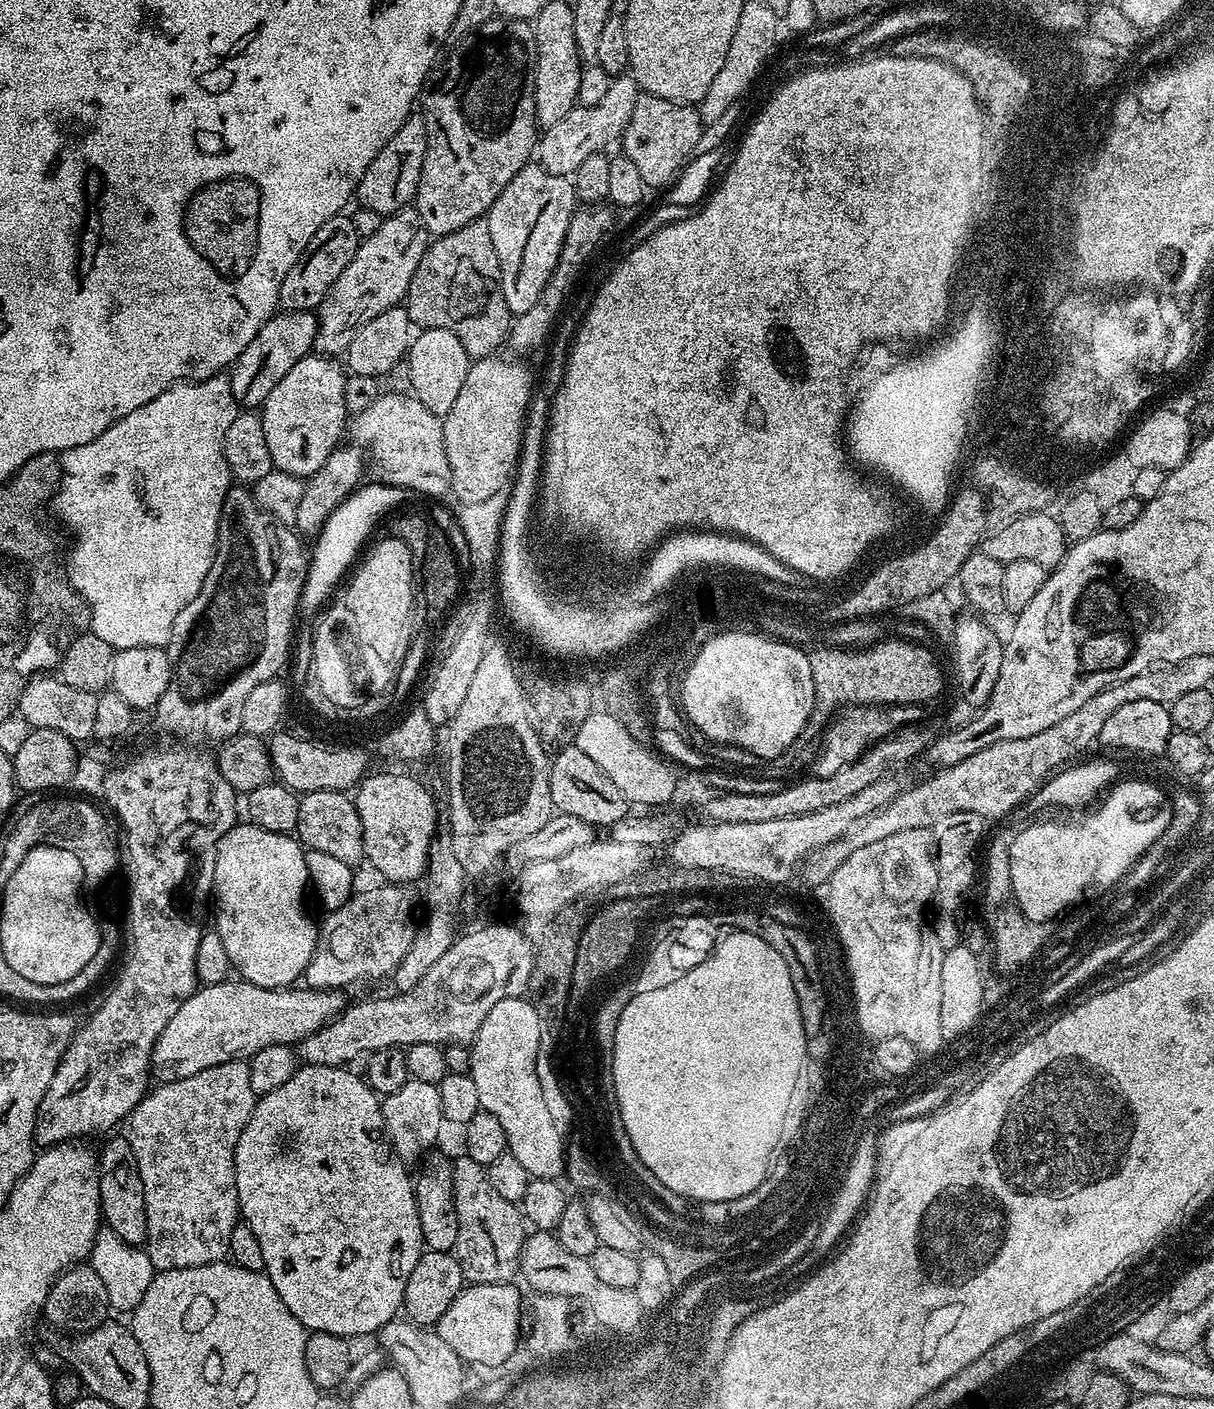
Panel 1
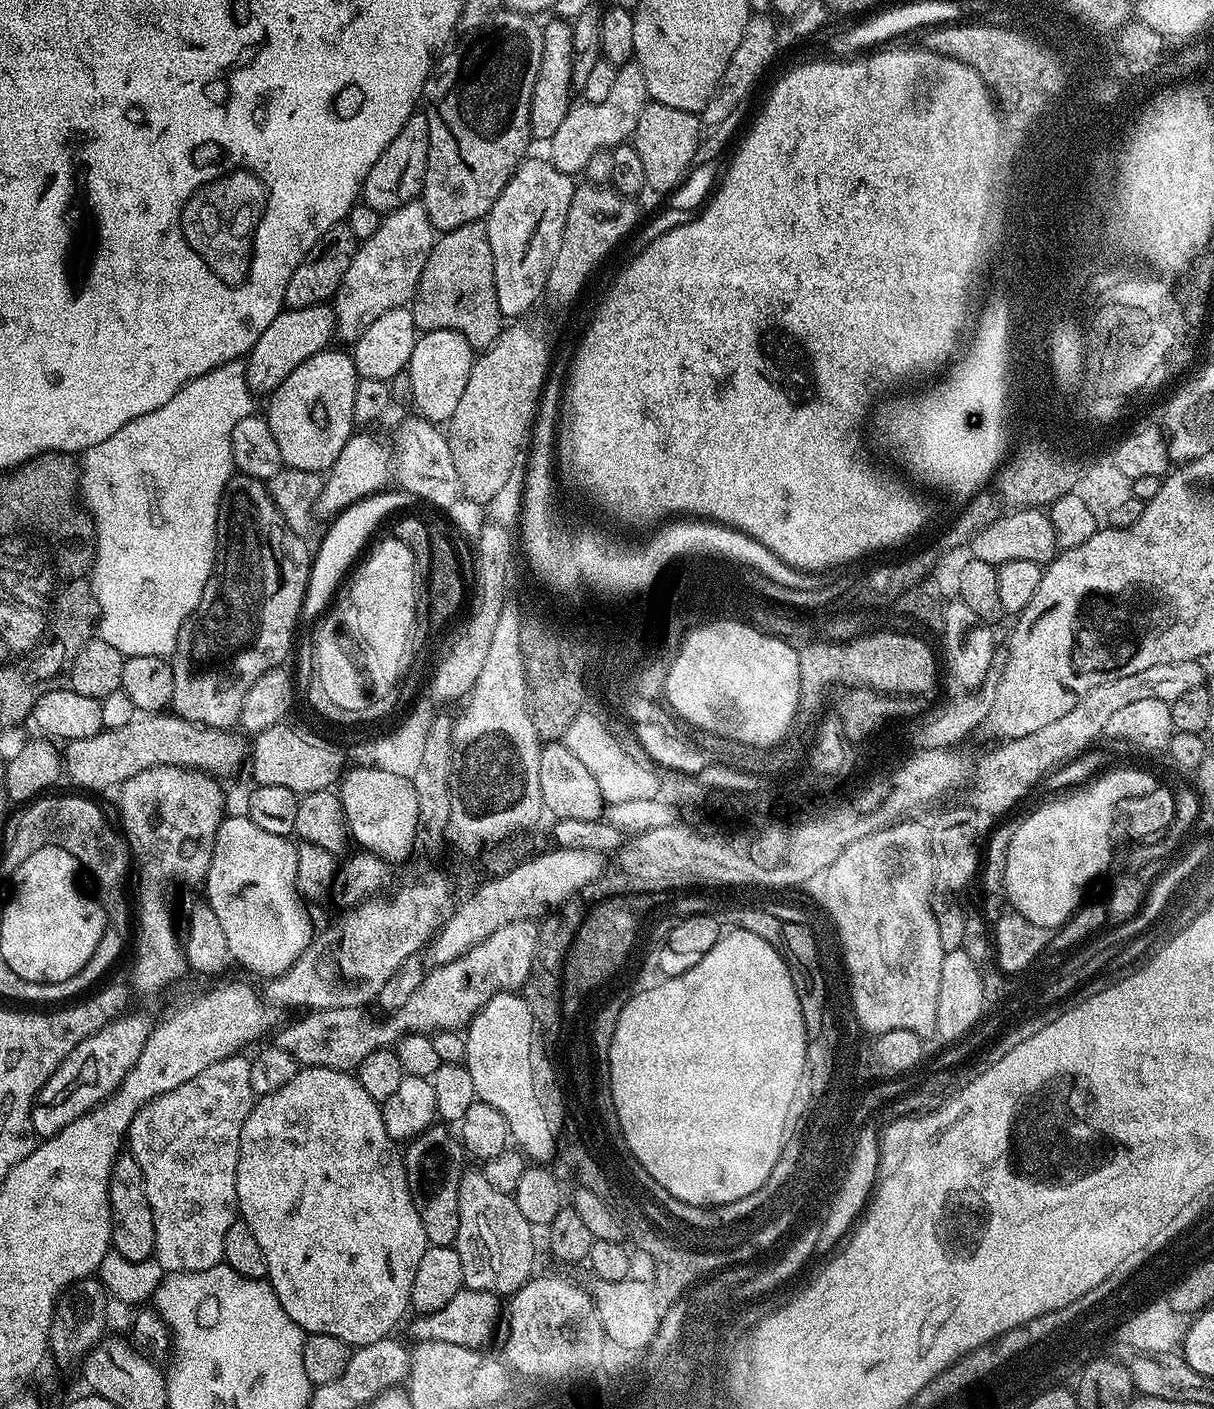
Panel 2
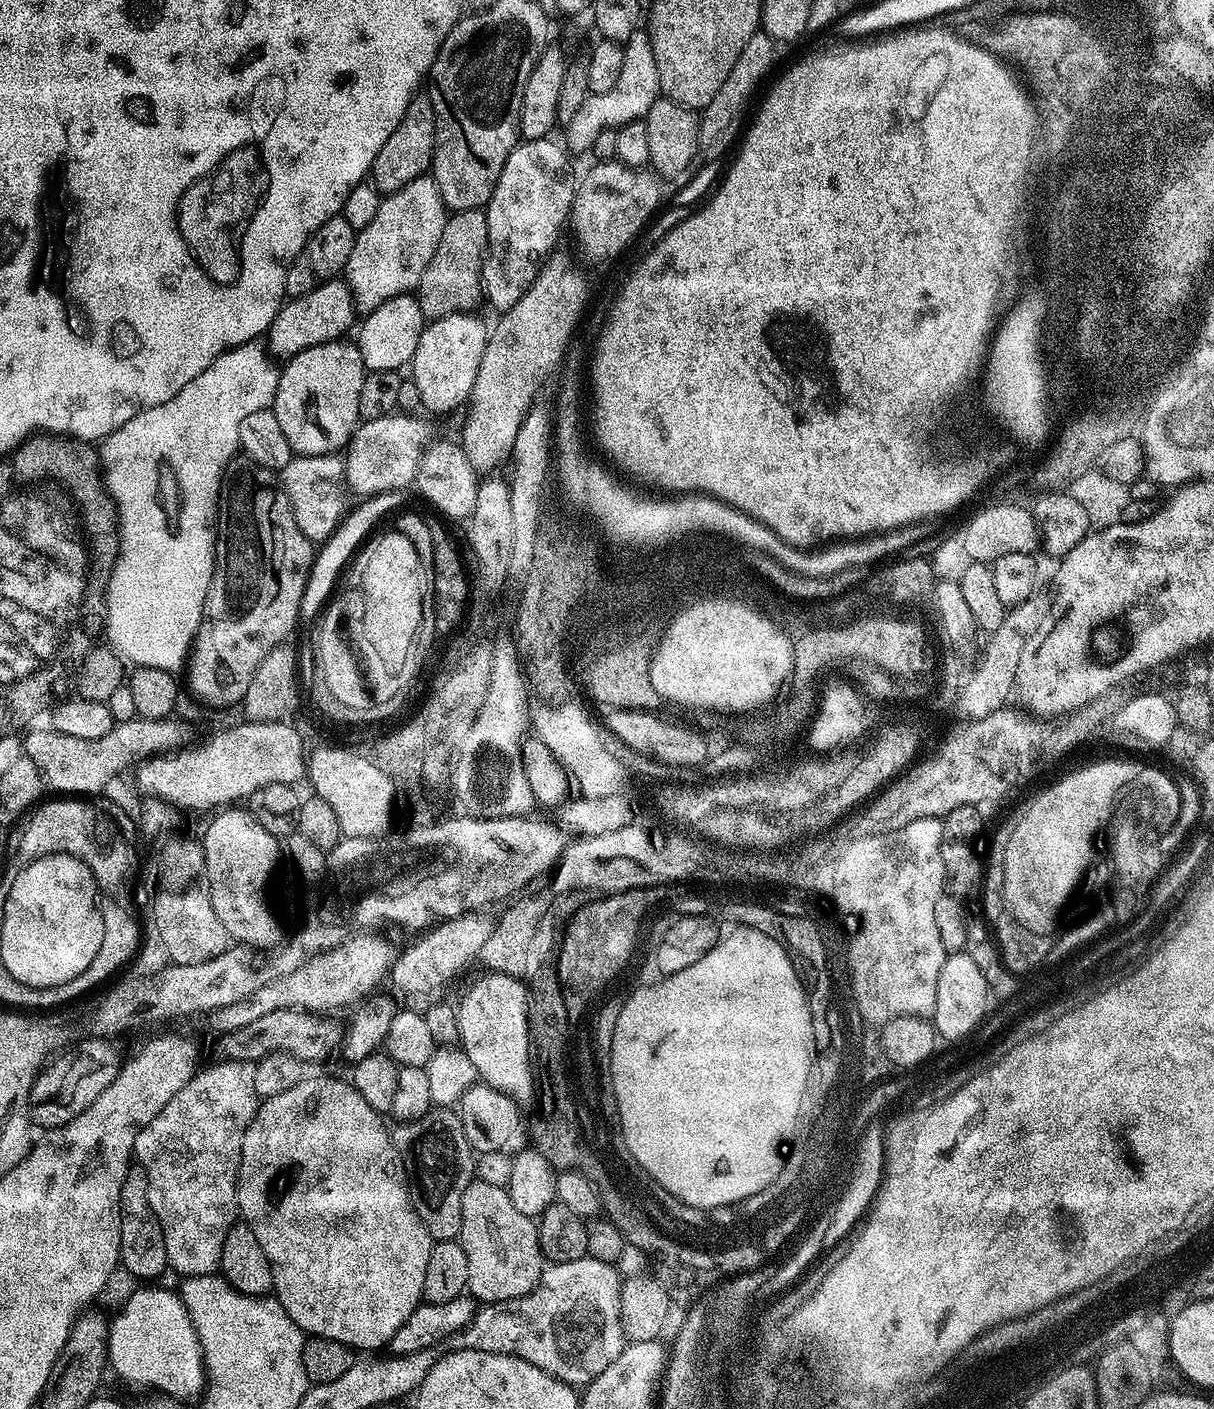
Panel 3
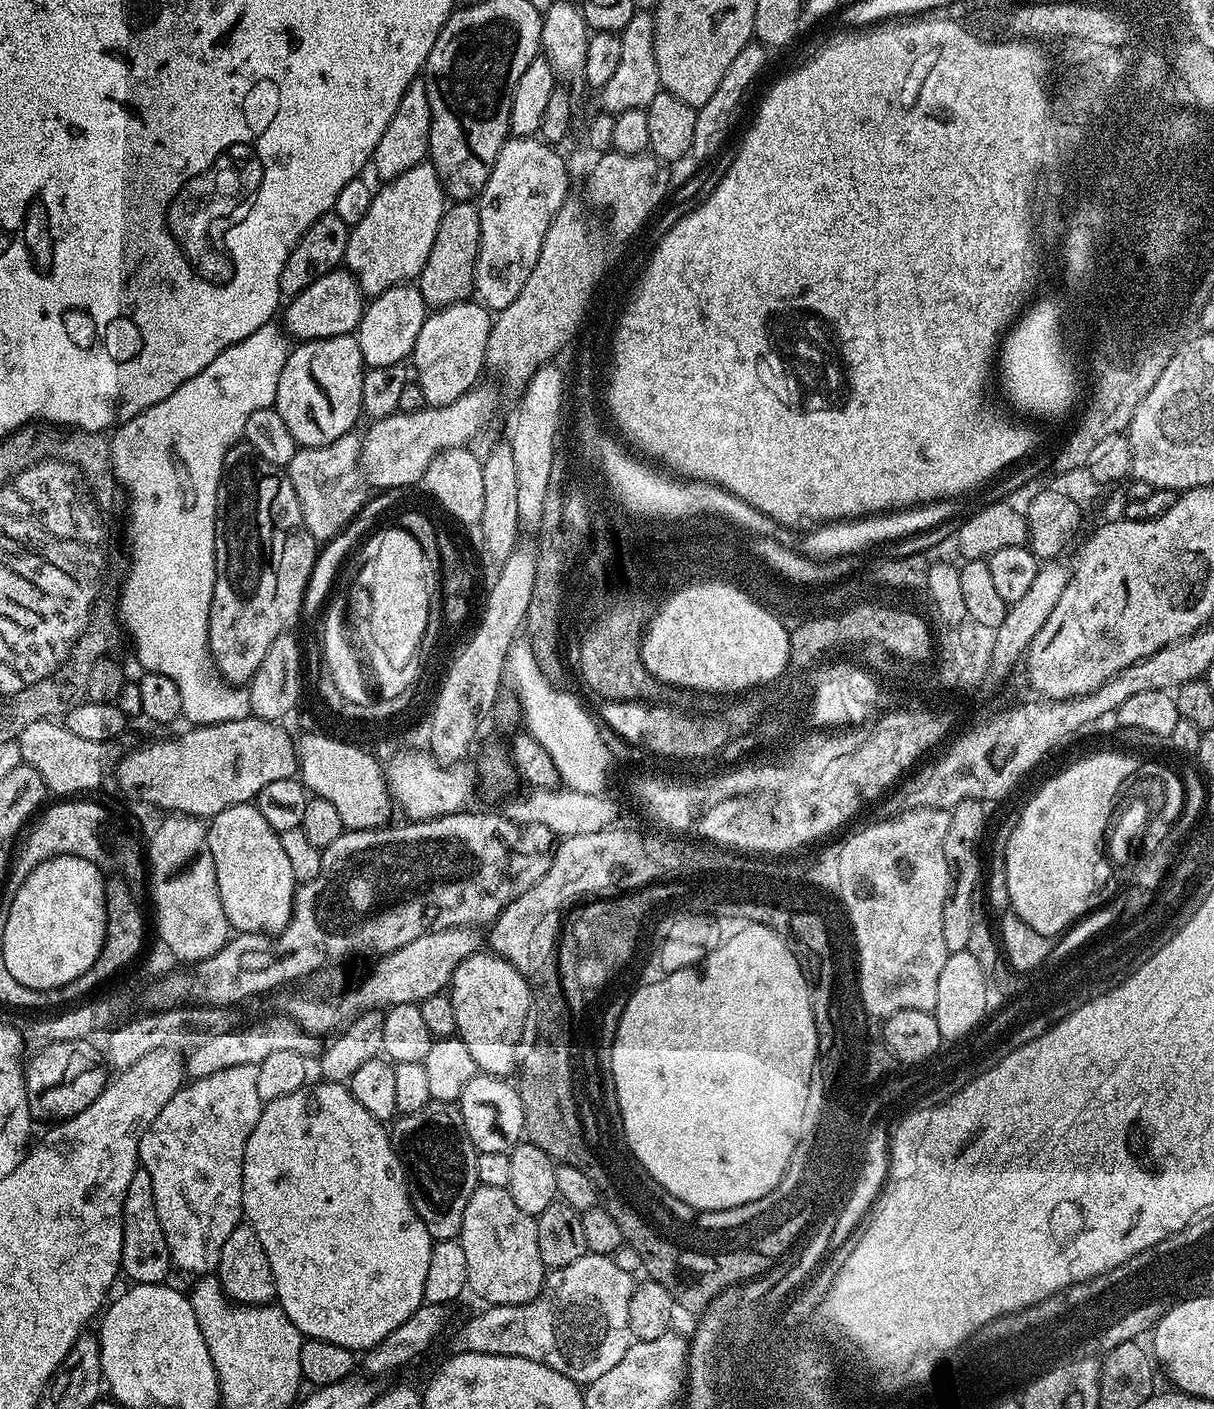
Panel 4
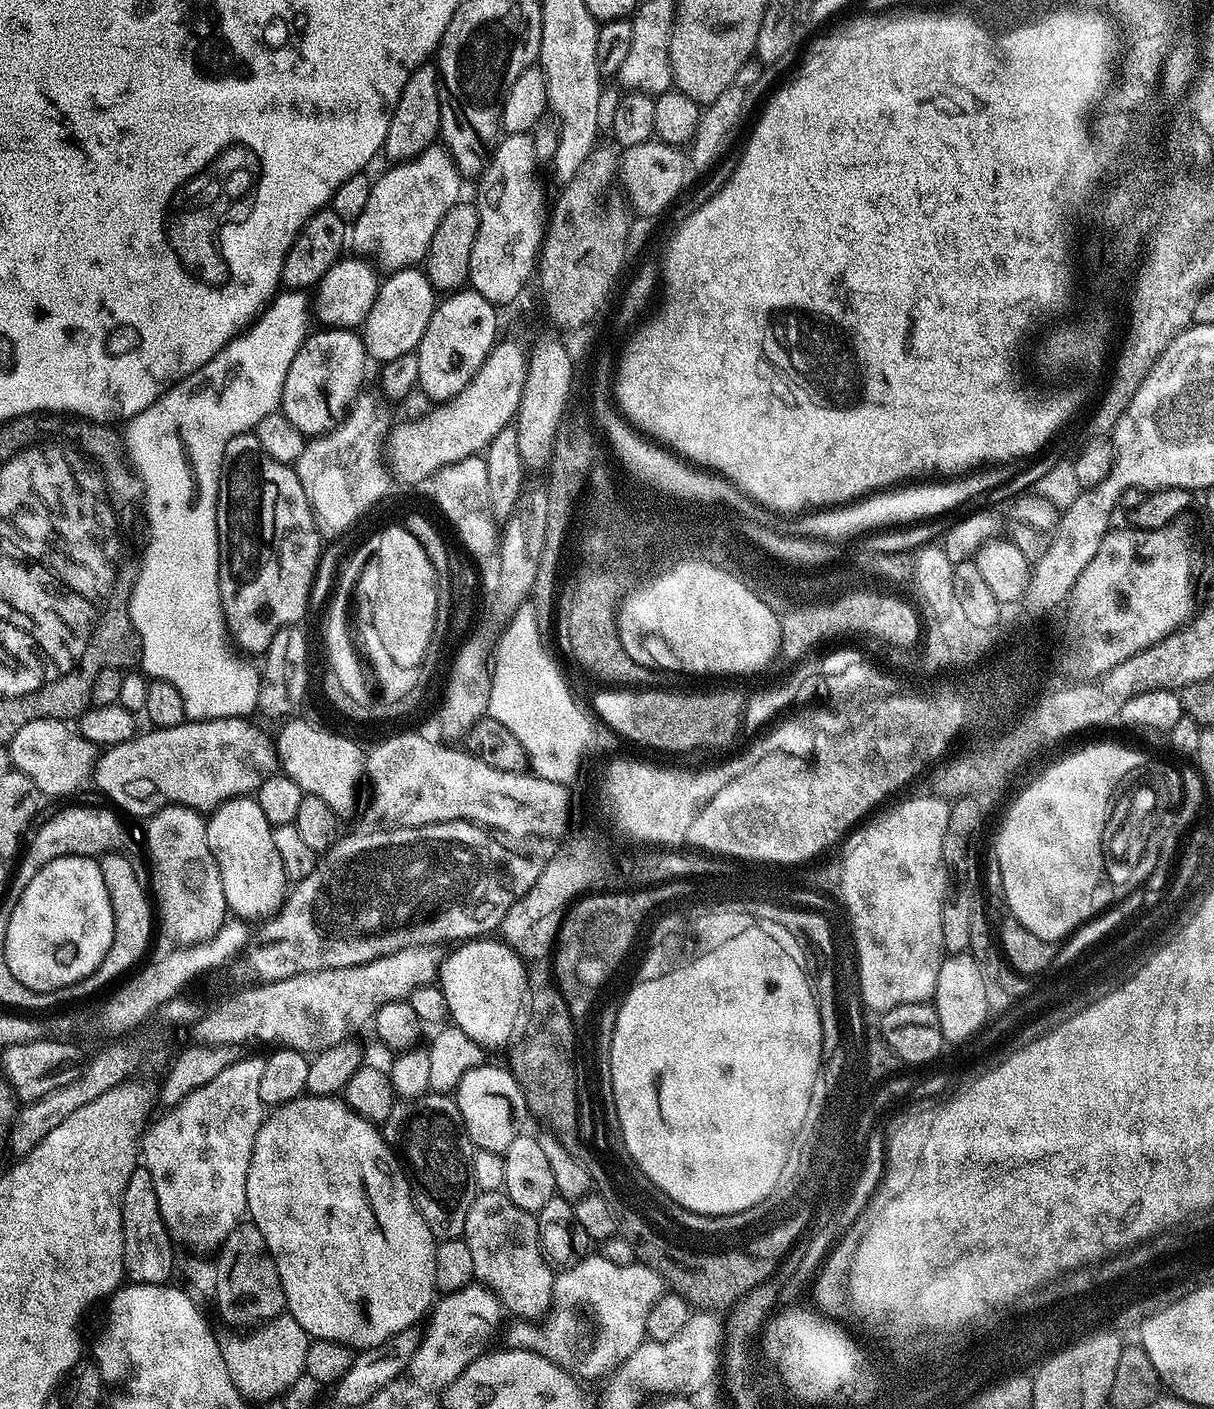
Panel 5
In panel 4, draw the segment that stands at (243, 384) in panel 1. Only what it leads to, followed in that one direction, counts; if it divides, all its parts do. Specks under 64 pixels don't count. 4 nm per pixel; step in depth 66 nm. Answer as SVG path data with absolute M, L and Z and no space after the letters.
M333 270L306 286L306 290L302 290L297 296L291 297L287 304L283 309L283 331L289 337L297 336L295 339L303 342L355 333L366 307L366 297L351 272Z

